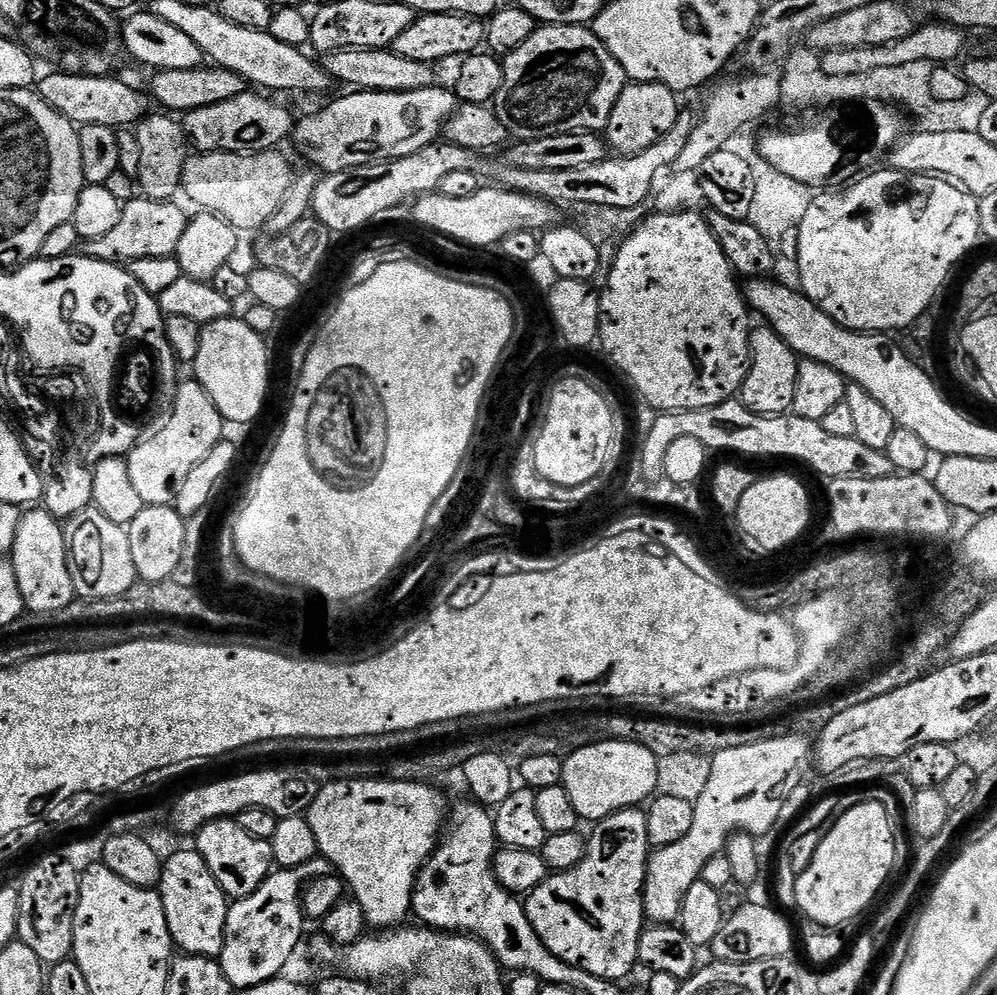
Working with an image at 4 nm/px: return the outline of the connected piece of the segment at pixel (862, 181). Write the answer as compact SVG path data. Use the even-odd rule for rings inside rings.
M872 170L861 175L855 182L849 183L845 192L832 192L829 196L813 195L810 210L806 210L806 218L802 218L800 227L795 233L796 253L794 259L800 271L799 291L809 296L830 318L837 320L842 326L851 328L853 332L871 332L873 334L892 334L895 328L907 330L912 323L929 311L932 299L940 292L940 287L948 280L952 267L971 250L976 239L981 239L980 200L971 192L961 188L959 184L943 176L926 176L910 172Z

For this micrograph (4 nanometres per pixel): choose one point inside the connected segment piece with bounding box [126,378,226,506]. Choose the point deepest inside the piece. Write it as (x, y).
(158, 466)

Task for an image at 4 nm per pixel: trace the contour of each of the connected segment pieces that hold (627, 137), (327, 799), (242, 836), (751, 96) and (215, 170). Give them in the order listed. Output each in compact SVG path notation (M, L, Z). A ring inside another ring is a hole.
M625 83L618 102L614 102L614 110L610 110L606 129L607 147L620 156L637 156L644 150L650 150L654 142L662 139L676 125L682 111L682 105L676 100L679 100L677 93L661 84Z
M377 778L375 780L341 780L323 785L317 791L306 819L320 847L319 855L332 863L344 881L351 899L362 906L364 923L372 930L392 930L409 919L412 910L412 890L416 875L432 856L450 816L450 803L431 783L415 780L402 782Z
M235 819L210 822L195 833L194 840L195 851L200 852L202 858L206 858L210 874L214 874L218 886L222 886L222 890L230 898L254 894L254 890L258 890L258 886L262 886L265 878L274 871L271 843L246 834L246 830L242 830L242 826L238 826Z
M777 73L756 74L746 78L748 79L719 81L714 86L717 87L711 92L704 106L702 118L699 117L695 130L682 148L681 157L672 167L675 172L698 172L706 159L721 148L727 147L740 134L738 132L742 128L781 105L781 80Z
M279 151L257 152L206 152L189 155L184 164L183 195L188 195L197 209L212 212L230 222L237 230L263 229L274 210L286 198L294 179L294 171Z

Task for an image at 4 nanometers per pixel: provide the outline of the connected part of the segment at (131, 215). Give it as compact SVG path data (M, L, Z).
M137 198L124 205L122 218L118 218L114 230L109 230L102 238L83 241L82 252L91 260L121 266L130 266L138 258L175 256L189 219L189 213L184 213L172 200Z

